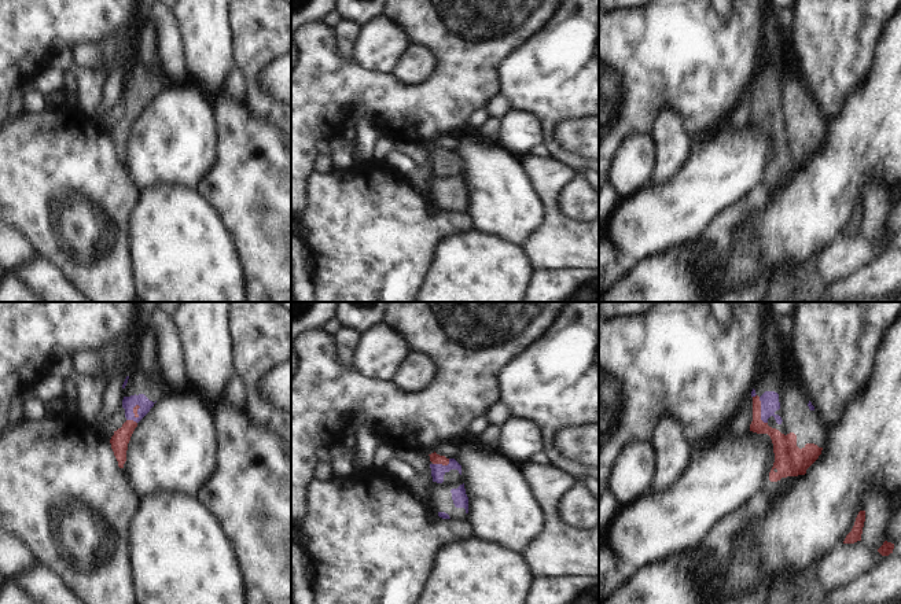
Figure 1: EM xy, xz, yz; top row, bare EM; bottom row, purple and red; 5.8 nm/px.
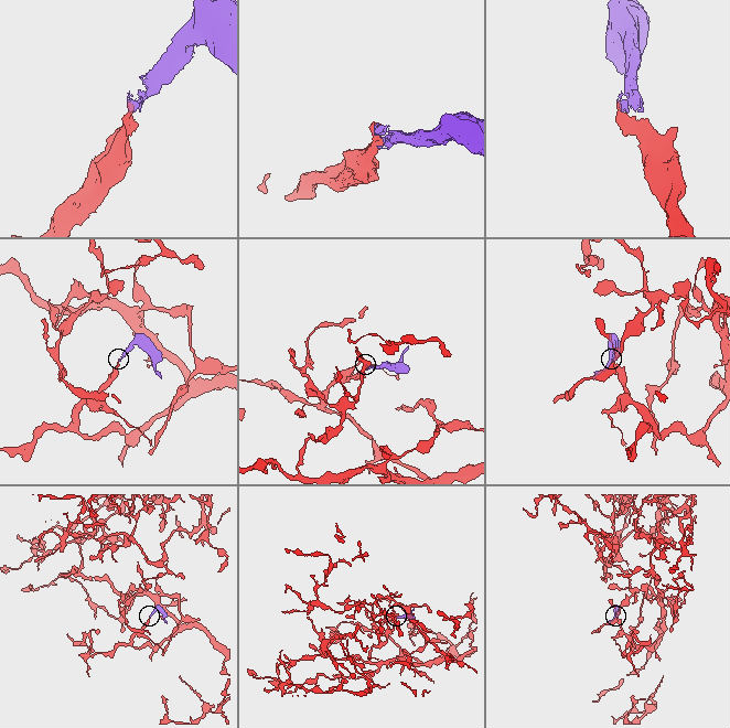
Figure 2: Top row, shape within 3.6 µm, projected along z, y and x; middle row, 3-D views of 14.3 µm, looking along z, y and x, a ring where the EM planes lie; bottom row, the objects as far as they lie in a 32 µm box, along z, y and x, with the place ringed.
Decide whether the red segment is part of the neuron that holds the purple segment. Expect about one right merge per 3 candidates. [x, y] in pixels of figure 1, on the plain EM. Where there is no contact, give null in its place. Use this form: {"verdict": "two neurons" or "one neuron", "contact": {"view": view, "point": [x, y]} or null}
{"verdict": "one neuron", "contact": {"view": "yz", "point": [761, 103]}}

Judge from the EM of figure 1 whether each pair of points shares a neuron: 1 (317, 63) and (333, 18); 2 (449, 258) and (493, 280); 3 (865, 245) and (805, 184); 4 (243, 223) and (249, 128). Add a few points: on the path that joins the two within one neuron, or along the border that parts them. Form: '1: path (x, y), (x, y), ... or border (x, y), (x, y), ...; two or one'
1: border (322, 21), (333, 28); two
2: path (460, 262), (482, 280); one
3: border (844, 236), (833, 240), (819, 257); two
4: path (249, 199), (249, 151); one

